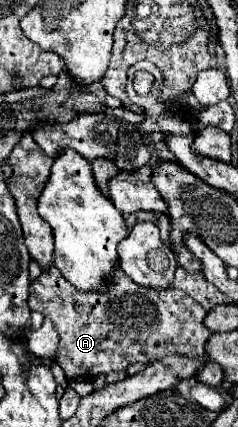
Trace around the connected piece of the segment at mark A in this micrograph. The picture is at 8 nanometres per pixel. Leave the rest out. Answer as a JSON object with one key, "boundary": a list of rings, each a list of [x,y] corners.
{"boundary":[[[48,268],[30,284],[28,306],[52,320],[60,338],[54,360],[68,380],[120,372],[130,364],[150,364],[168,354],[202,356],[210,336],[204,326],[206,310],[186,292],[142,288],[124,276],[120,268],[116,268],[110,288],[102,294],[78,292],[62,278],[58,268]]]}

